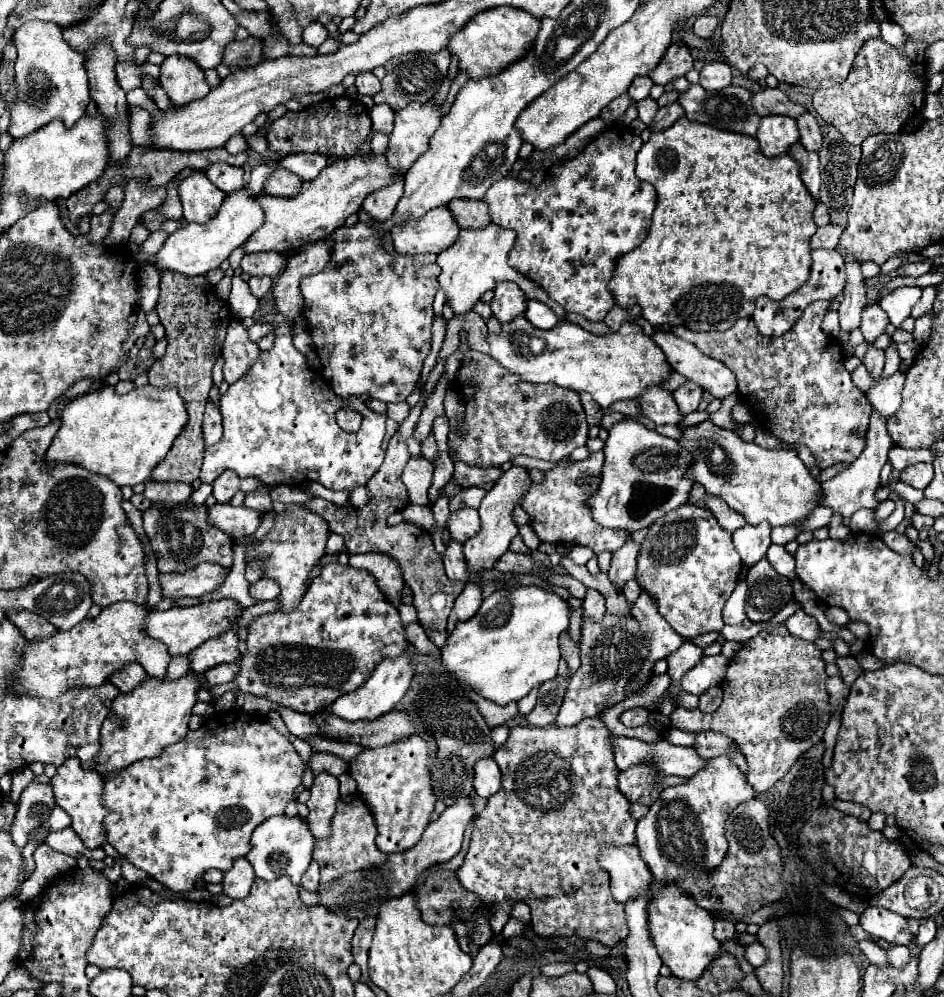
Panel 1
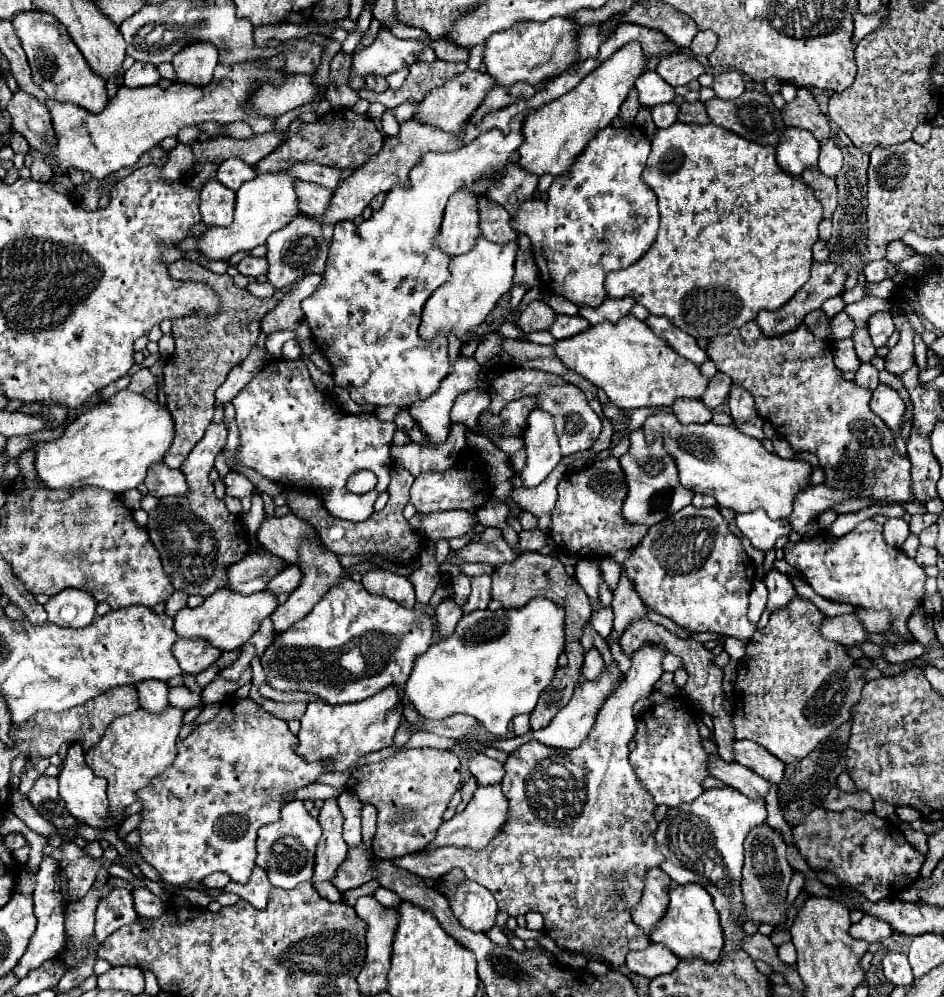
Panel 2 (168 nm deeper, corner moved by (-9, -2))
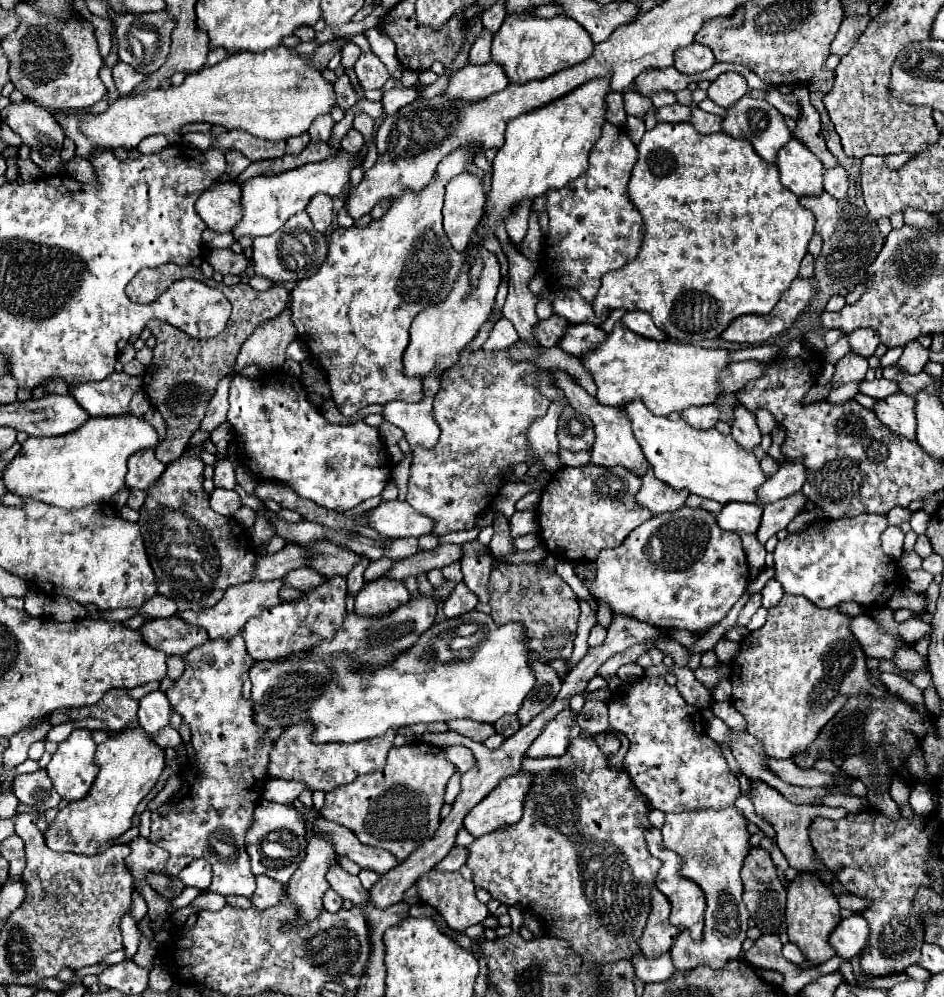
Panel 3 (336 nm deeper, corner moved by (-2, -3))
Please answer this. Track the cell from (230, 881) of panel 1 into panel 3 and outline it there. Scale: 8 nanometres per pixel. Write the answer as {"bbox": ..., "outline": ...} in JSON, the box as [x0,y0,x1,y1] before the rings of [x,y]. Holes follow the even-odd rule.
{"bbox":[250,875,284,909],"outline":[[[258,875],[256,883],[258,883],[256,893],[250,899],[256,909],[266,909],[266,907],[278,905],[280,899],[284,897],[284,885],[278,885],[278,881],[274,881],[266,875]]]}

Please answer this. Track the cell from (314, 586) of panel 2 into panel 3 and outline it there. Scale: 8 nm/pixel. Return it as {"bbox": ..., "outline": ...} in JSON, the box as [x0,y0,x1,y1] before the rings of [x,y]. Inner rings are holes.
{"bbox":[242,577,346,659],"outline":[[[332,577],[322,583],[318,589],[308,591],[298,603],[280,603],[276,607],[264,609],[262,615],[250,619],[242,637],[246,643],[246,651],[252,659],[286,659],[294,653],[308,651],[324,639],[332,639],[334,633],[342,627],[346,617],[346,579]]]}

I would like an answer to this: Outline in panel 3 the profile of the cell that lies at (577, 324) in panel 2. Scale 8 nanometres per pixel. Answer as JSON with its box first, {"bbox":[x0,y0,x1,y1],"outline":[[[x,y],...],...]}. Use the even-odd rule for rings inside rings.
{"bbox":[560,323,606,357],"outline":[[[590,323],[570,325],[560,341],[560,347],[570,355],[580,357],[586,351],[596,349],[604,339],[606,339],[606,333],[596,325],[590,325]]]}

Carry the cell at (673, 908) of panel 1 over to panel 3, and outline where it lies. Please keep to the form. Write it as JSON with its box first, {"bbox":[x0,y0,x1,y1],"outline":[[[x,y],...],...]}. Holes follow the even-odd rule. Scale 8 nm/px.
{"bbox":[644,829,706,939],"outline":[[[646,829],[646,835],[644,835],[646,843],[648,843],[648,851],[662,861],[662,867],[660,867],[660,873],[656,877],[656,887],[668,897],[668,901],[672,903],[672,913],[670,913],[670,923],[676,925],[680,931],[684,929],[690,929],[692,933],[692,939],[700,939],[702,937],[702,927],[704,927],[704,909],[706,909],[706,899],[704,899],[704,893],[702,889],[680,875],[680,867],[682,867],[682,859],[674,853],[674,851],[668,851],[664,849],[662,845],[662,835],[660,835],[660,829]]]}

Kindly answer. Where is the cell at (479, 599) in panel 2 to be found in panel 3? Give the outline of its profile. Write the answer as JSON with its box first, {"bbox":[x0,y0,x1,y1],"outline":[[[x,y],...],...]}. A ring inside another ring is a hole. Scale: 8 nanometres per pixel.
{"bbox":[462,539,494,603],"outline":[[[478,539],[468,541],[462,545],[462,573],[464,573],[464,583],[466,587],[478,595],[482,603],[490,601],[488,593],[488,577],[492,571],[494,557],[490,555],[488,547],[482,545]]]}

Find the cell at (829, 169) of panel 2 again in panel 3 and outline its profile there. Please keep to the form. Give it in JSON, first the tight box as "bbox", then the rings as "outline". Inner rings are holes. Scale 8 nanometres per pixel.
{"bbox":[824,167,850,199],"outline":[[[834,167],[834,169],[826,169],[824,173],[824,191],[830,193],[836,199],[844,199],[850,187],[850,179],[848,179],[848,171],[844,167]]]}

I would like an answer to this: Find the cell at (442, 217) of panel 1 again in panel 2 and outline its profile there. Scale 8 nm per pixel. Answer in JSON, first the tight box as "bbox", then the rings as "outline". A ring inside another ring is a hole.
{"bbox":[433,190,479,256],"outline":[[[469,190],[455,192],[447,202],[445,216],[433,244],[437,244],[437,248],[441,248],[449,256],[459,256],[473,248],[477,236],[479,236],[477,196]]]}

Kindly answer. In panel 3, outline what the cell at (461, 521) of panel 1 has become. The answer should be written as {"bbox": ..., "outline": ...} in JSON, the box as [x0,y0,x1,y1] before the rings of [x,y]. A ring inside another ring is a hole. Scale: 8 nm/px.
{"bbox":[366,501,432,539],"outline":[[[382,501],[378,507],[370,509],[366,523],[370,529],[388,539],[398,537],[422,537],[432,531],[432,521],[416,513],[406,501]]]}

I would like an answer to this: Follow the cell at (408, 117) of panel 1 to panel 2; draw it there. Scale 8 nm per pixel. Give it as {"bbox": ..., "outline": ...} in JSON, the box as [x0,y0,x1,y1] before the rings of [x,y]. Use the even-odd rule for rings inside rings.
{"bbox":[413,70,495,134],"outline":[[[465,70],[463,74],[457,74],[453,76],[451,80],[447,80],[443,86],[439,88],[433,88],[425,100],[417,106],[413,118],[419,120],[421,124],[427,124],[427,126],[433,126],[433,128],[439,128],[447,134],[455,134],[461,130],[461,126],[467,122],[467,118],[479,108],[479,104],[483,102],[485,98],[485,92],[489,88],[493,88],[495,82],[489,74],[483,74],[479,70]]]}

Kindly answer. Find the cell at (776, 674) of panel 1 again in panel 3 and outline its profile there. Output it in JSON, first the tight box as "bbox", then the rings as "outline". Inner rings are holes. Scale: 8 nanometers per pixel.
{"bbox":[731,595,870,759],"outline":[[[784,595],[782,601],[768,611],[766,623],[760,629],[752,631],[748,637],[742,639],[740,653],[733,660],[732,664],[734,666],[731,668],[732,703],[746,717],[746,721],[748,721],[748,733],[762,741],[768,757],[774,757],[774,759],[792,759],[792,757],[796,757],[798,753],[802,753],[818,737],[820,729],[840,711],[840,707],[846,703],[846,699],[850,695],[858,693],[858,691],[868,691],[870,689],[870,681],[868,681],[868,673],[866,673],[866,655],[864,655],[862,647],[858,645],[858,639],[850,633],[850,621],[852,621],[852,617],[846,615],[846,613],[842,613],[838,607],[834,607],[834,609],[818,609],[812,601],[806,601],[806,597]]]}

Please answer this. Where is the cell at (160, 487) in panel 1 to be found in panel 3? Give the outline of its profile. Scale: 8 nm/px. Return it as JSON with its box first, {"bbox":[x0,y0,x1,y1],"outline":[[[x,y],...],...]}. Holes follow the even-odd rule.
{"bbox":[126,449,166,489],"outline":[[[144,449],[142,453],[136,453],[128,461],[128,473],[126,473],[126,485],[134,489],[148,489],[154,485],[166,465],[156,459],[154,449]]]}

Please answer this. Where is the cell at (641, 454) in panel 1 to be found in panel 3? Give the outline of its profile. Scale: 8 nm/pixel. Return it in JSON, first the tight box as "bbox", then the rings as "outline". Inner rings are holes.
{"bbox":[636,473,688,515],"outline":[[[646,473],[642,477],[642,489],[636,495],[636,501],[644,507],[648,507],[654,515],[666,513],[666,511],[676,511],[684,507],[688,493],[686,491],[674,491],[670,485],[658,481],[654,473]]]}

